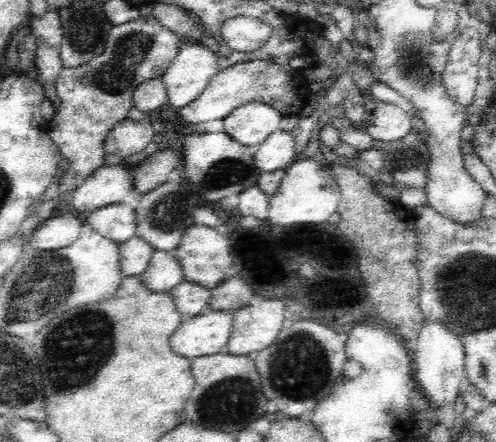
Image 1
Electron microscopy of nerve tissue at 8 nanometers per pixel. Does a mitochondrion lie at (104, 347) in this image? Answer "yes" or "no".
yes

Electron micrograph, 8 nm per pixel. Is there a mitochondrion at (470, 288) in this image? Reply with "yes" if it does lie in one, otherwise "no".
yes

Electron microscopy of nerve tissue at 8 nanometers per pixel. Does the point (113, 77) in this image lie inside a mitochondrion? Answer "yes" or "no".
yes

